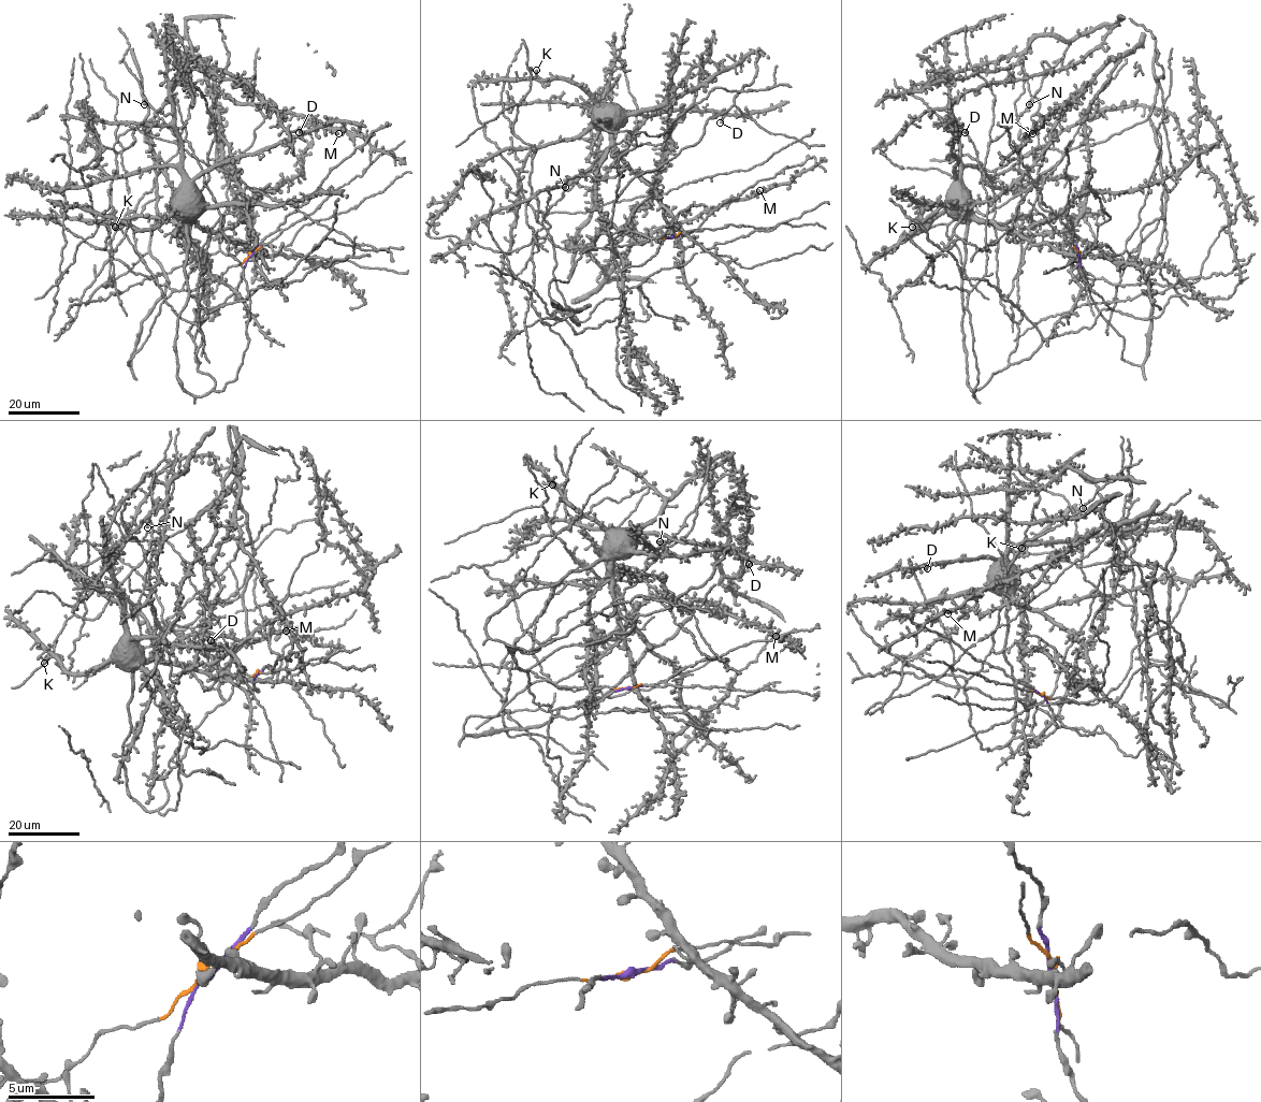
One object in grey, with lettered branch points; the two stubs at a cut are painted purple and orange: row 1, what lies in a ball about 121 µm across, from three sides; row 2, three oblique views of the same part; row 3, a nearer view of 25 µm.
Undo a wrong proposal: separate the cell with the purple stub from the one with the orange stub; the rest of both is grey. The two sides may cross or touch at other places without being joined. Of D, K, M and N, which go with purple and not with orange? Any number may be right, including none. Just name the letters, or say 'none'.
D, K, N

